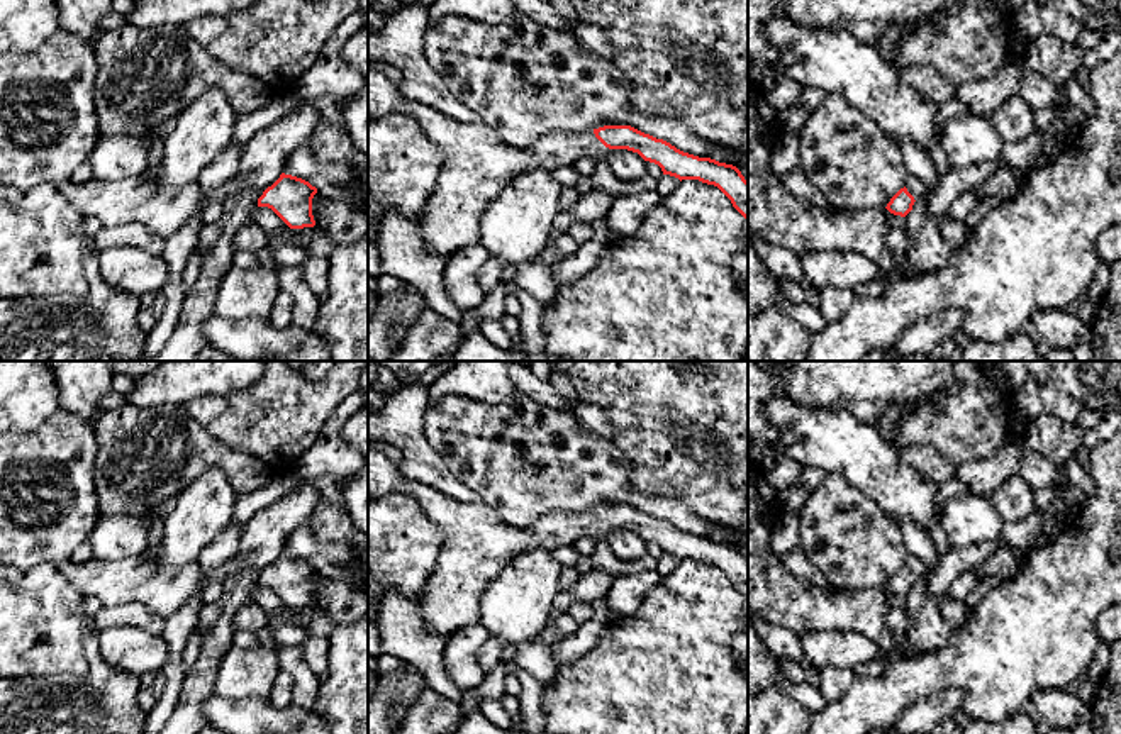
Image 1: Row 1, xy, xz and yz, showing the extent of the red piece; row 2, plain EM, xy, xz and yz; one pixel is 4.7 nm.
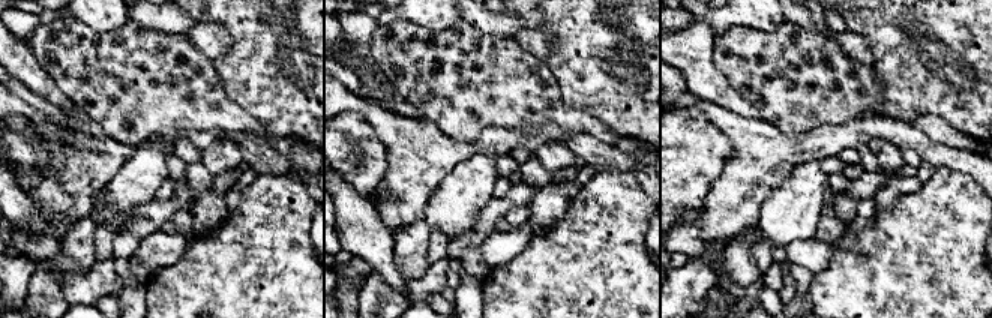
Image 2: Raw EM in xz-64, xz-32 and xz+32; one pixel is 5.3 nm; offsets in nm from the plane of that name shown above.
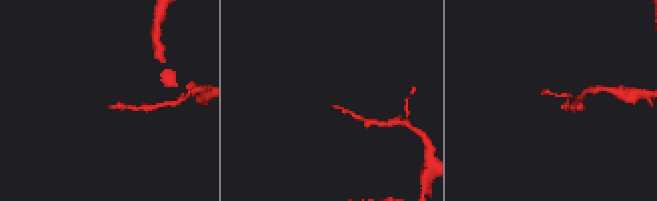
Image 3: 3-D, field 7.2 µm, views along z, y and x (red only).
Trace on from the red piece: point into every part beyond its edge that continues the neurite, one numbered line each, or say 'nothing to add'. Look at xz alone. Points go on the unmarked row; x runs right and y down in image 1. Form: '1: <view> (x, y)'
1: xz (479, 546)

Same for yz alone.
1: yz (914, 567)

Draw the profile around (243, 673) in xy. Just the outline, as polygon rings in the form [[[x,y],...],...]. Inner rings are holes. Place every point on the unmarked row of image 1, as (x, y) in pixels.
[[[231,646],[219,666],[215,693],[232,700],[270,697],[280,671],[275,649],[263,646],[239,649]]]

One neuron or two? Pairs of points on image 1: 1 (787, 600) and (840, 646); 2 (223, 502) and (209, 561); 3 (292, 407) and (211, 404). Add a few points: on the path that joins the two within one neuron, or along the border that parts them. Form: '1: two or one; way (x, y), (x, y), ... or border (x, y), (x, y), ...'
1: two; border (860, 633), (808, 629), (801, 636)
2: two; border (231, 522), (202, 550), (195, 561)
3: two; border (228, 399), (226, 407), (206, 426)

